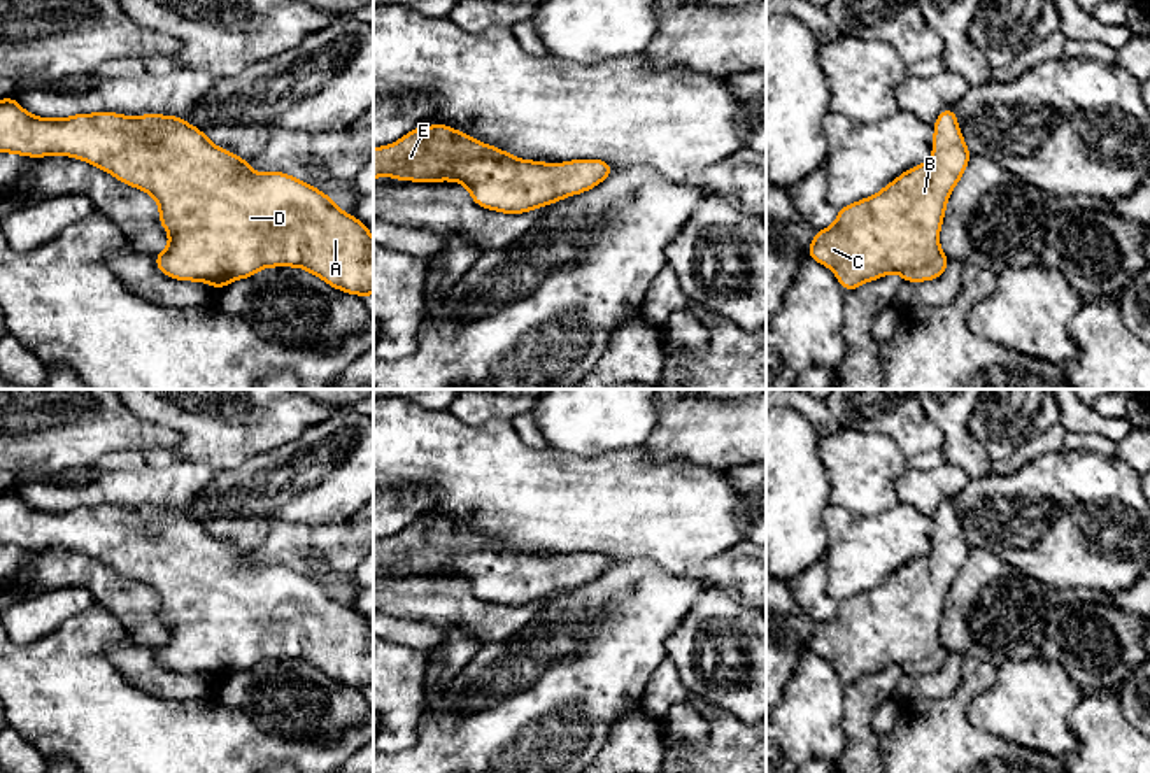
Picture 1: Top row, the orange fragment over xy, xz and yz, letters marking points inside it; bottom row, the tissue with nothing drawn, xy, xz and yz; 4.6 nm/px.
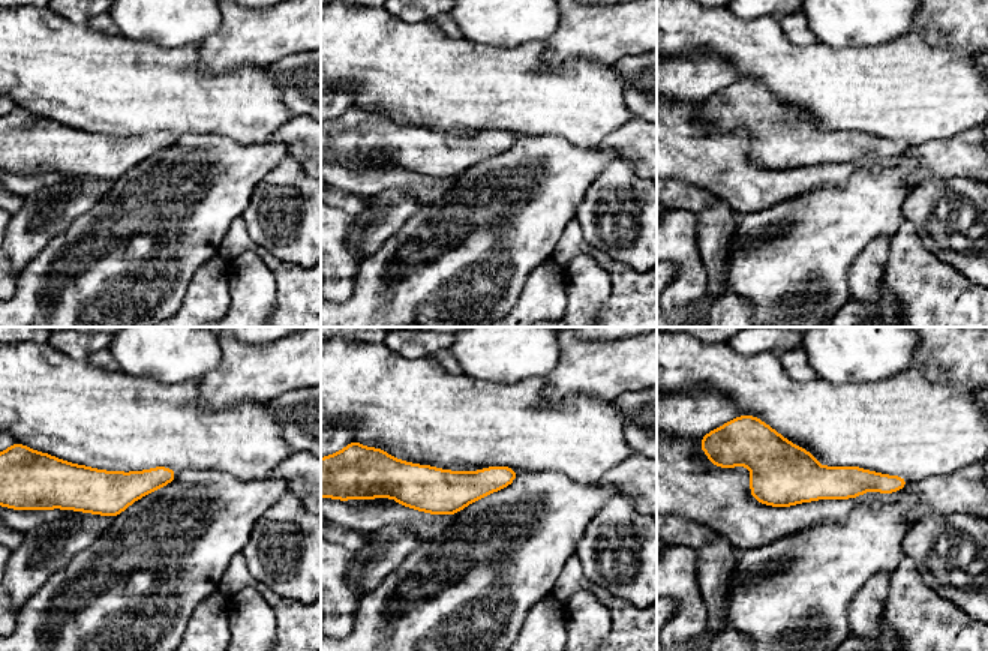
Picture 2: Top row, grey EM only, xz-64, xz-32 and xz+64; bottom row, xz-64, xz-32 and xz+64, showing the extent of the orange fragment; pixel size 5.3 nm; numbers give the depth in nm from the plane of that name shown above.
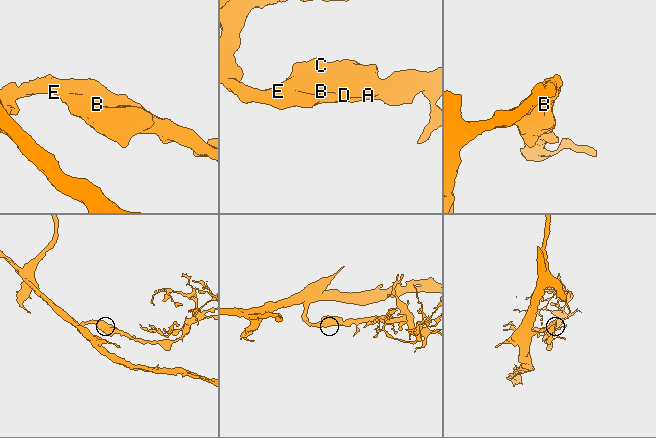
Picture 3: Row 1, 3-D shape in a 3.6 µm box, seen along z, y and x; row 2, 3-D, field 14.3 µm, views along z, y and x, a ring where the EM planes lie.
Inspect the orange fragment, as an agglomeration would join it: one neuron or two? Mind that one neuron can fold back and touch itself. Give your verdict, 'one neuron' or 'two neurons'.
one neuron

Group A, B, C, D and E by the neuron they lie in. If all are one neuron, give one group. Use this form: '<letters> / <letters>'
A B C D E

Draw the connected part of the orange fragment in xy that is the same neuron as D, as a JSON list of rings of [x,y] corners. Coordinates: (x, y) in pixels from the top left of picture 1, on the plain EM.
[[[4,491],[0,545],[72,549],[147,584],[158,594],[160,615],[170,628],[168,640],[154,649],[167,670],[221,682],[265,659],[300,659],[335,682],[356,689],[373,687],[373,631],[359,612],[344,606],[317,580],[288,566],[254,566],[244,550],[219,542],[181,510],[98,505],[42,512],[23,503],[16,491]]]

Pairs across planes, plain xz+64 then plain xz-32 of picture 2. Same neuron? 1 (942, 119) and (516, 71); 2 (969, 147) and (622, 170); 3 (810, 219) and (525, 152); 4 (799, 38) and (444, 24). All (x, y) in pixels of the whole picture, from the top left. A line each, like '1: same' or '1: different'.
1: same
2: different
3: same
4: same

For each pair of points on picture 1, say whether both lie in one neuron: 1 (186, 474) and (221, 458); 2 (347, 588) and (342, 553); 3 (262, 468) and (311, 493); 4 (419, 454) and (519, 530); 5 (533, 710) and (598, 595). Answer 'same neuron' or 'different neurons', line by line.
1: different neurons
2: same neuron
3: same neuron
4: same neuron
5: same neuron

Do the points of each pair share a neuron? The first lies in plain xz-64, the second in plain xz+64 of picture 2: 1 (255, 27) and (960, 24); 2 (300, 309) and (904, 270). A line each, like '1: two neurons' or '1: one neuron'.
1: one neuron
2: one neuron

